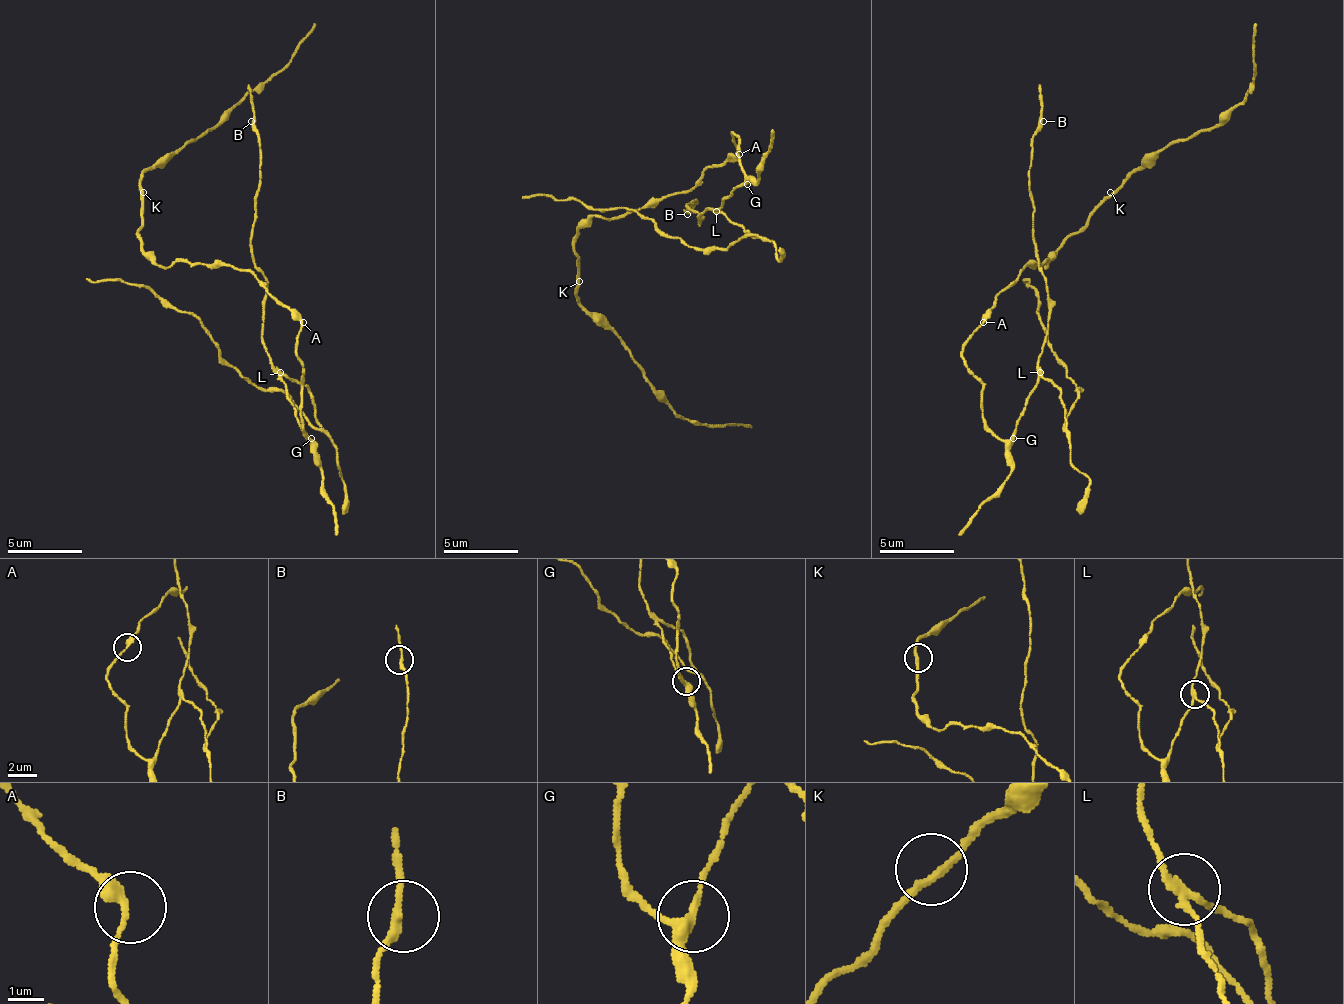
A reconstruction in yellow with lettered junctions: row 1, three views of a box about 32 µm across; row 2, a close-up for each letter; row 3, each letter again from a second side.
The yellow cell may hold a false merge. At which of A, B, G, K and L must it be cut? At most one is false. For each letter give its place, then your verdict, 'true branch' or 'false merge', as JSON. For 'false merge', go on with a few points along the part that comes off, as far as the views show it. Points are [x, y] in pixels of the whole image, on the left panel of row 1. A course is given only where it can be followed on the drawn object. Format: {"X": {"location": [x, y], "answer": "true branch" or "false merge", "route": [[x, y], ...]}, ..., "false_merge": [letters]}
{"A": {"location": [303, 322], "answer": "true branch"}, "B": {"location": [251, 121], "answer": "true branch"}, "G": {"location": [311, 438], "answer": "true branch"}, "K": {"location": [143, 192], "answer": "true branch"}, "L": {"location": [280, 372], "answer": "false merge", "route": [[281, 371], [311, 393], [311, 423], [281, 390], [251, 386], [191, 315], [165, 307], [143, 285], [87, 278]]}, "false_merge": ["L"]}

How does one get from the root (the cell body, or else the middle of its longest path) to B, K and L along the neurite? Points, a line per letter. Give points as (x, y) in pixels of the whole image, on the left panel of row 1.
B: (300, 322), (300, 420), (307, 438), (262, 341), (266, 278), (251, 255), (259, 128), (251, 121)
K: (300, 322), (247, 270), (206, 263), (161, 266), (143, 248), (139, 236), (143, 192)
L: (300, 322), (300, 337), (296, 341), (296, 360), (303, 367), (300, 420), (307, 438), (292, 408), (281, 371)

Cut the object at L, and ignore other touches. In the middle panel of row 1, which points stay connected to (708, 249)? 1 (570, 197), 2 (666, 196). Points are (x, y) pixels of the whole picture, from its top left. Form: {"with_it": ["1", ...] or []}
{"with_it": ["1"]}

